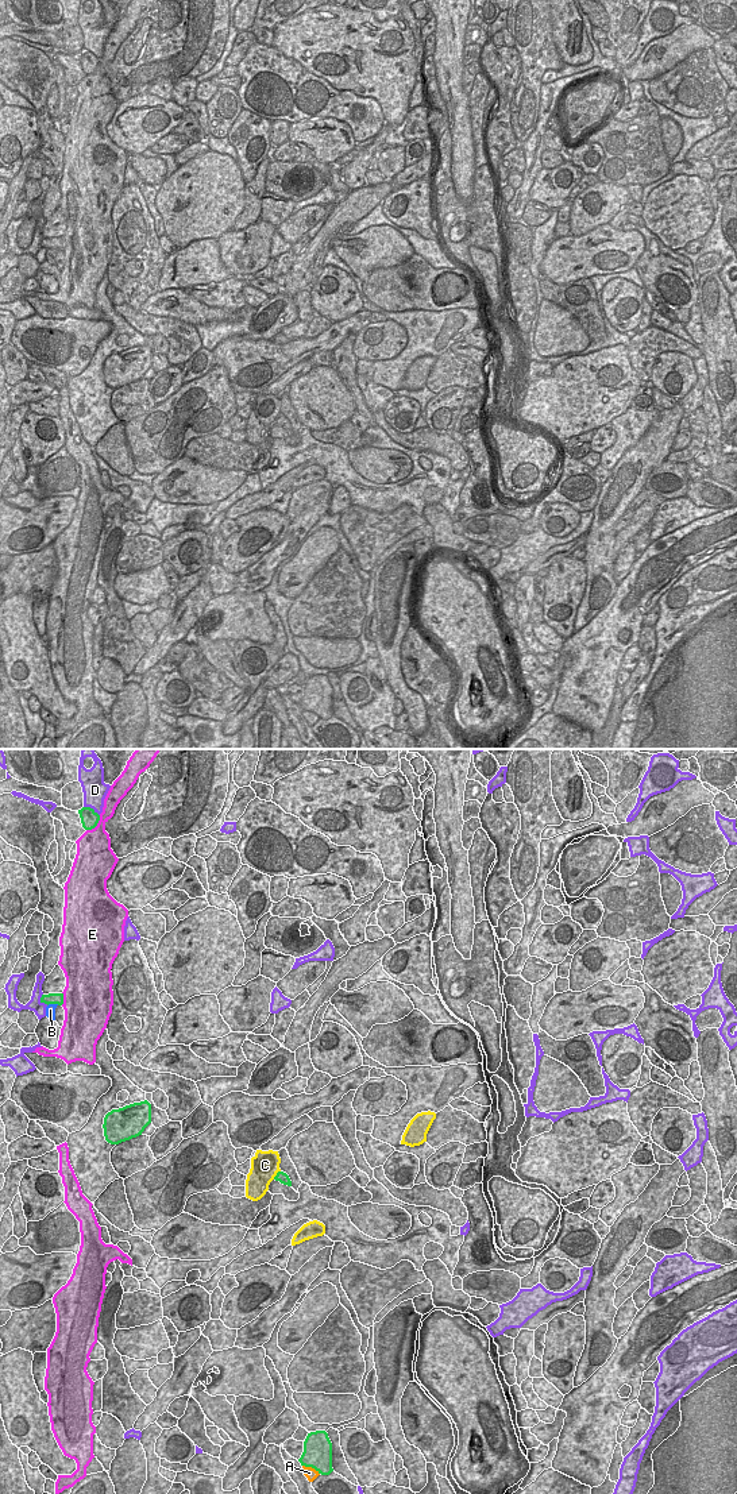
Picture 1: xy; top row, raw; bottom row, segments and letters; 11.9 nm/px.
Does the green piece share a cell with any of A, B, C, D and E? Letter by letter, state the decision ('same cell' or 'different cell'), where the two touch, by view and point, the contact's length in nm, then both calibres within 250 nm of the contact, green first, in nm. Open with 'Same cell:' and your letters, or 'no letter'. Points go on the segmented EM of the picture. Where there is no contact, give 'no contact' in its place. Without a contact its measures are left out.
Same cell: no letter
A: different cell; meets green in xy at (311, 1466); contact 240 nm long; 360 nm thick on the green side, 140 nm on the other
B: different cell; meets green in xy at (53, 1003); contact 140 nm long; 130 nm thick on the green side, 130 nm on the other
C: different cell; meets green in xy at (277, 1174); contact 140 nm long; 130 nm thick on the green side, 340 nm on the other
D: different cell; meets green in xy at (92, 809); contact 220 nm long; 220 nm thick on the green side, 300 nm on the other
E: different cell; meets green in xy at (96, 825); contact 260 nm long; 220 nm thick on the green side, 380 nm on the other

